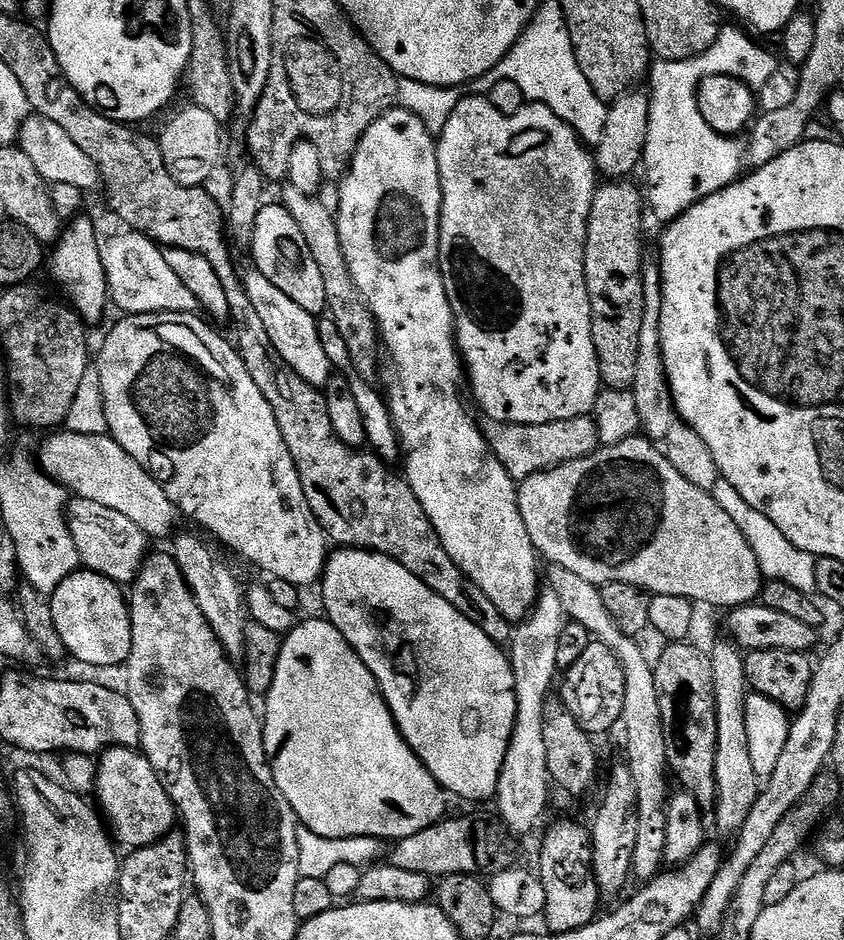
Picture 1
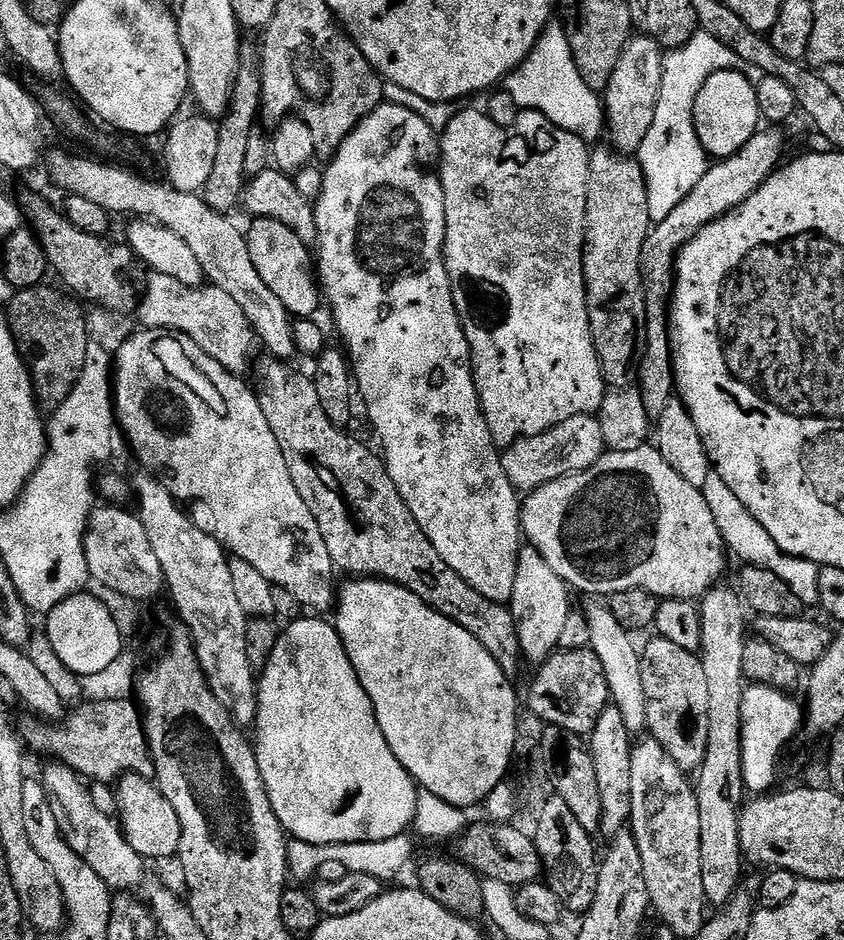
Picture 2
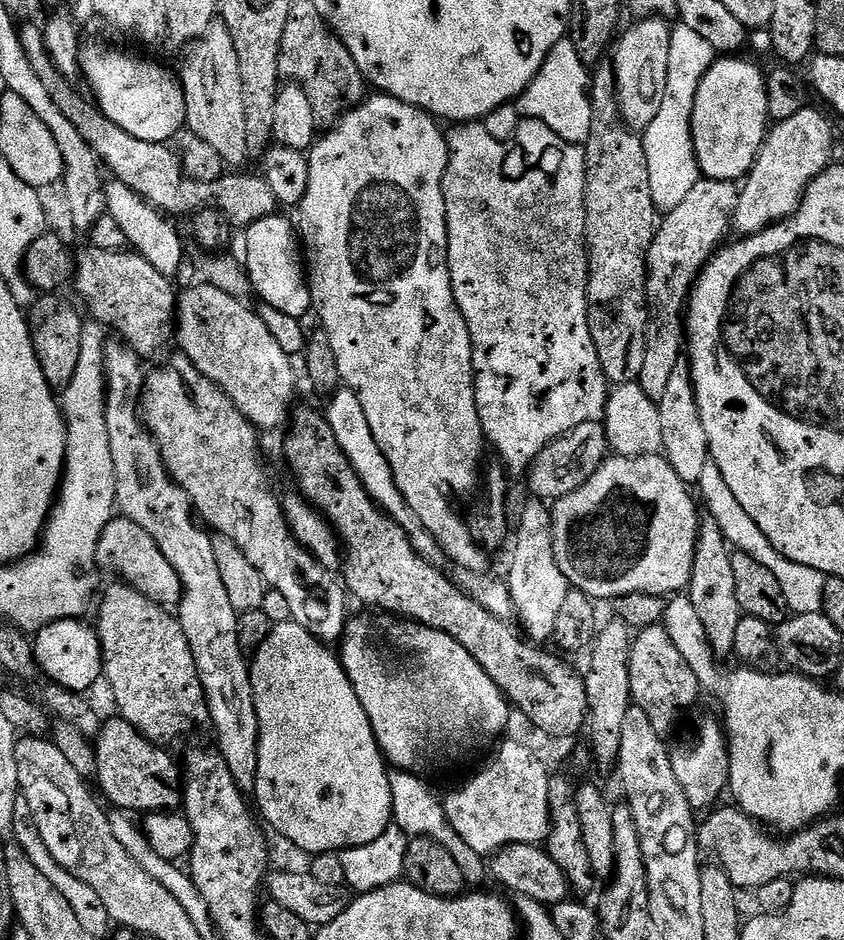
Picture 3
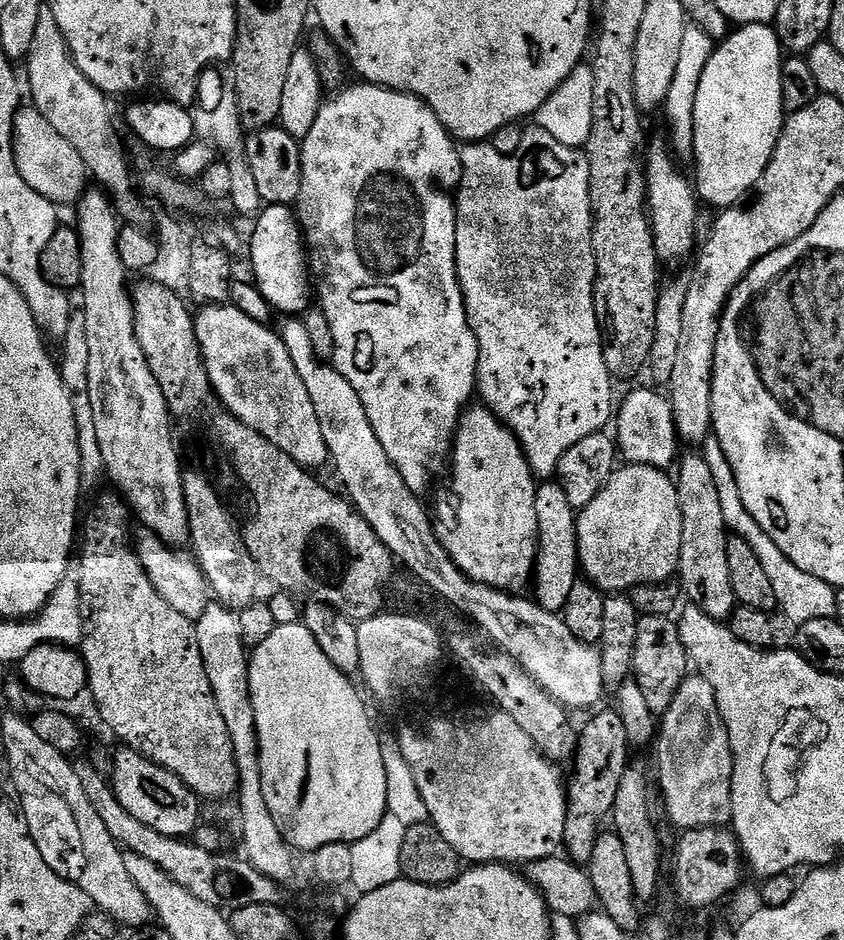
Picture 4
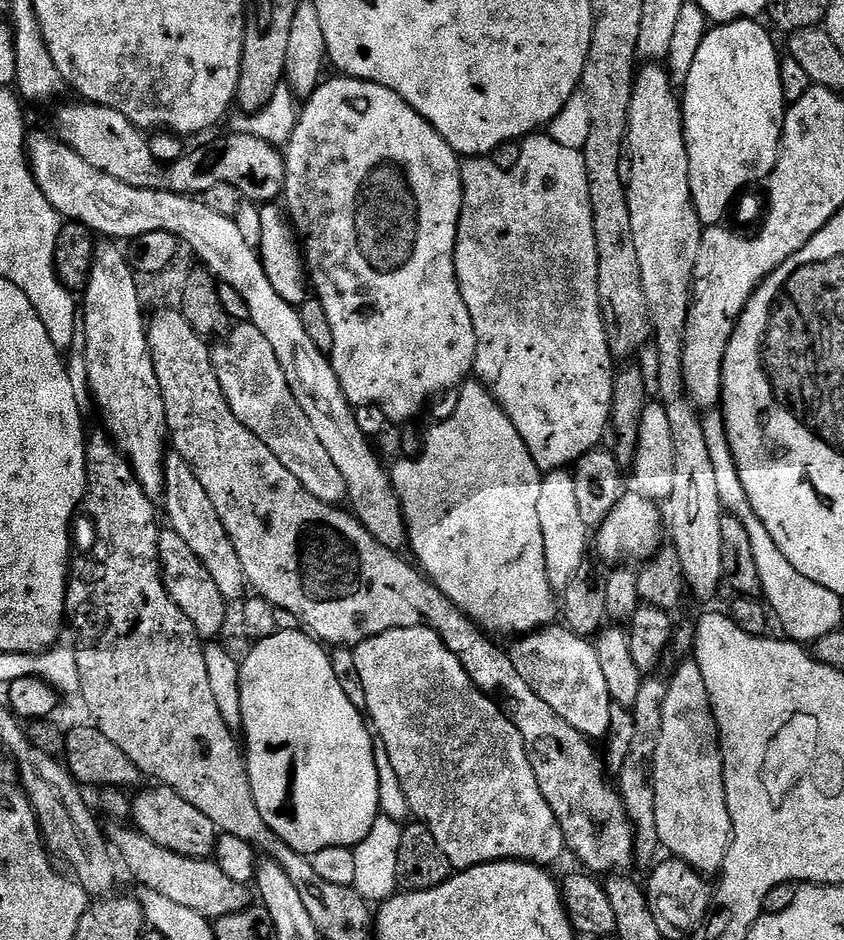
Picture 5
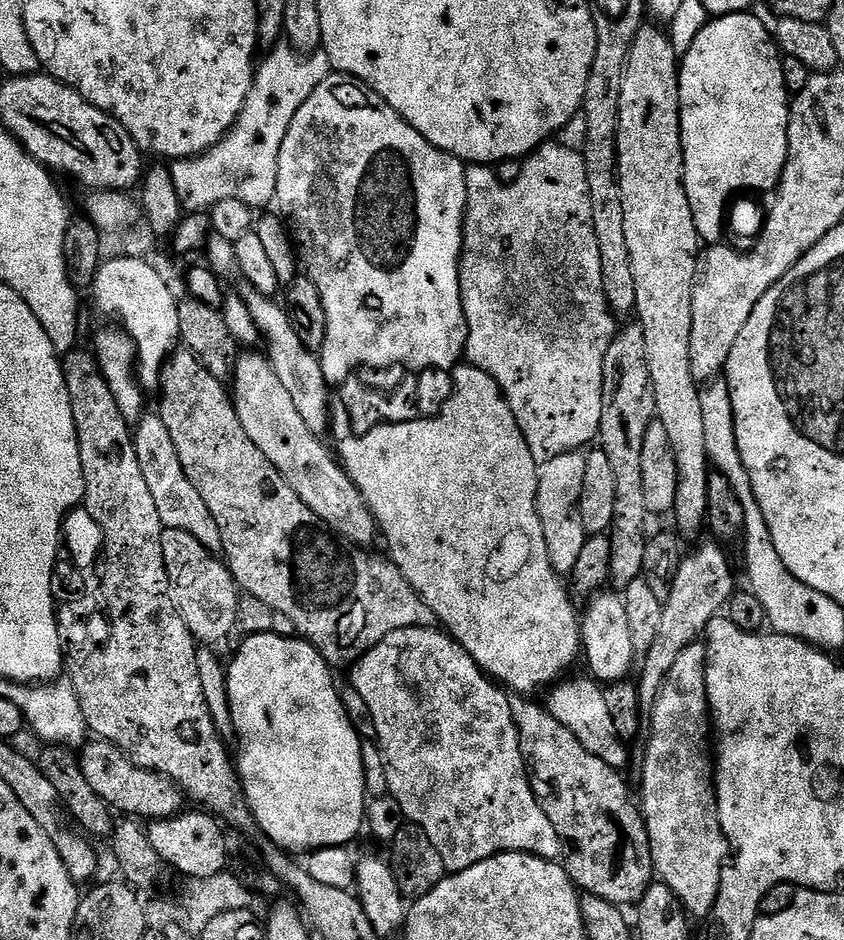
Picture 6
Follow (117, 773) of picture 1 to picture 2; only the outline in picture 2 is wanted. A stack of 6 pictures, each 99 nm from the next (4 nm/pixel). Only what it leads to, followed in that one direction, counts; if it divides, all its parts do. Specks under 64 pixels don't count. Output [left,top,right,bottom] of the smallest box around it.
[118,772,182,862]

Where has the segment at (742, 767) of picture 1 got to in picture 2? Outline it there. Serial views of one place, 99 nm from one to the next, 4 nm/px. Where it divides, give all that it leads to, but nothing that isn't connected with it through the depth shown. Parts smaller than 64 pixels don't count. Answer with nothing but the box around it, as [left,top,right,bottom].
[694,584,748,906]

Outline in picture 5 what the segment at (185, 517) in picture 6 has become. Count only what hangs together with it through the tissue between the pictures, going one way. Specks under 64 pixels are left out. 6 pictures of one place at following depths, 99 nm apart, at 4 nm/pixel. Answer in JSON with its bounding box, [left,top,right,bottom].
[162,454,246,601]

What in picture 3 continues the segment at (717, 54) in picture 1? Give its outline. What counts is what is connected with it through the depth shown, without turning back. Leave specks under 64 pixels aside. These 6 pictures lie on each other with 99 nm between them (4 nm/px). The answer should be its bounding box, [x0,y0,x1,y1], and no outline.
[642,23,716,206]

